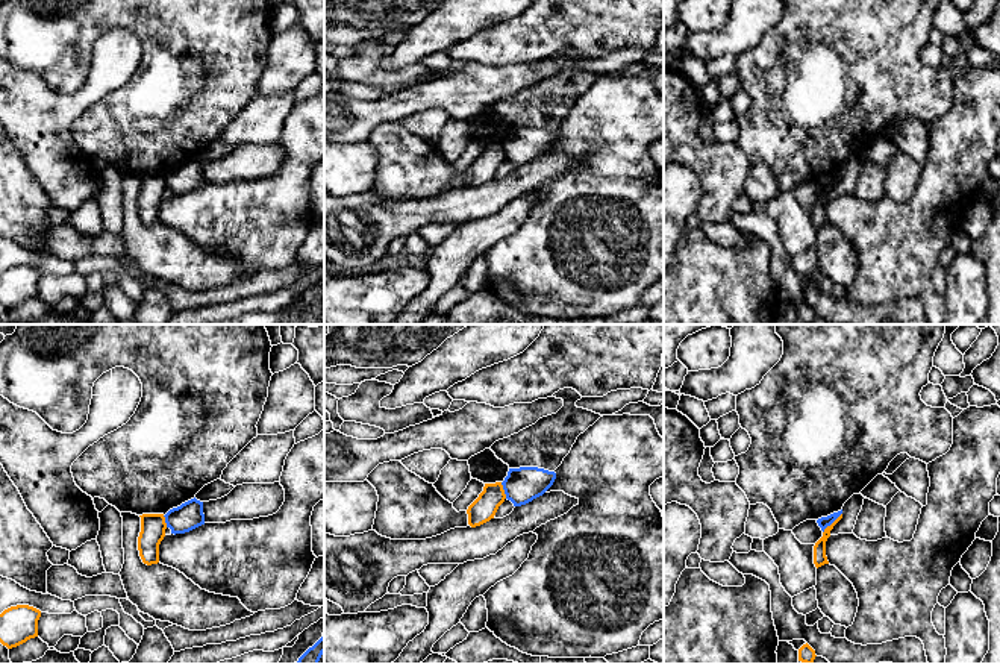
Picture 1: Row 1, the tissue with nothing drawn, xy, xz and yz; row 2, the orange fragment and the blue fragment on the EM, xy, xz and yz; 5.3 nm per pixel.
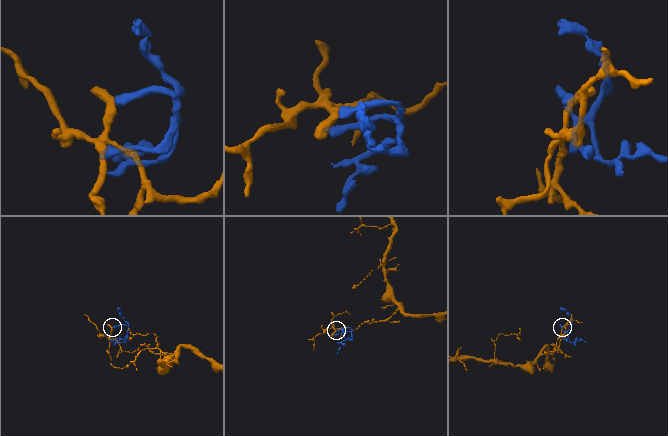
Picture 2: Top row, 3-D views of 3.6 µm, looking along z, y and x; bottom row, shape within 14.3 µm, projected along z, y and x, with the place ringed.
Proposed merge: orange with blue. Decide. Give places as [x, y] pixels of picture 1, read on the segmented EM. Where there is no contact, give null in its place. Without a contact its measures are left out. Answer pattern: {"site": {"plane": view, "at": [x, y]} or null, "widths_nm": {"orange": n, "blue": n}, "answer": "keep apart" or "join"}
{"site": {"plane": "yz", "at": [832, 523]}, "widths_nm": {"orange": 70, "blue": 60}, "answer": "keep apart"}

